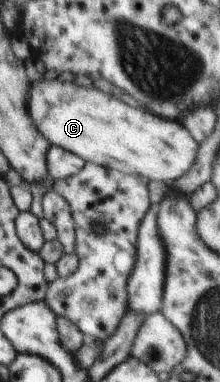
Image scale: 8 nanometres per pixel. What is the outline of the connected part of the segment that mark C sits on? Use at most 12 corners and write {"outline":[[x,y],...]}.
{"outline":[[38,80],[41,135],[85,163],[165,184],[200,144],[180,124]]}

